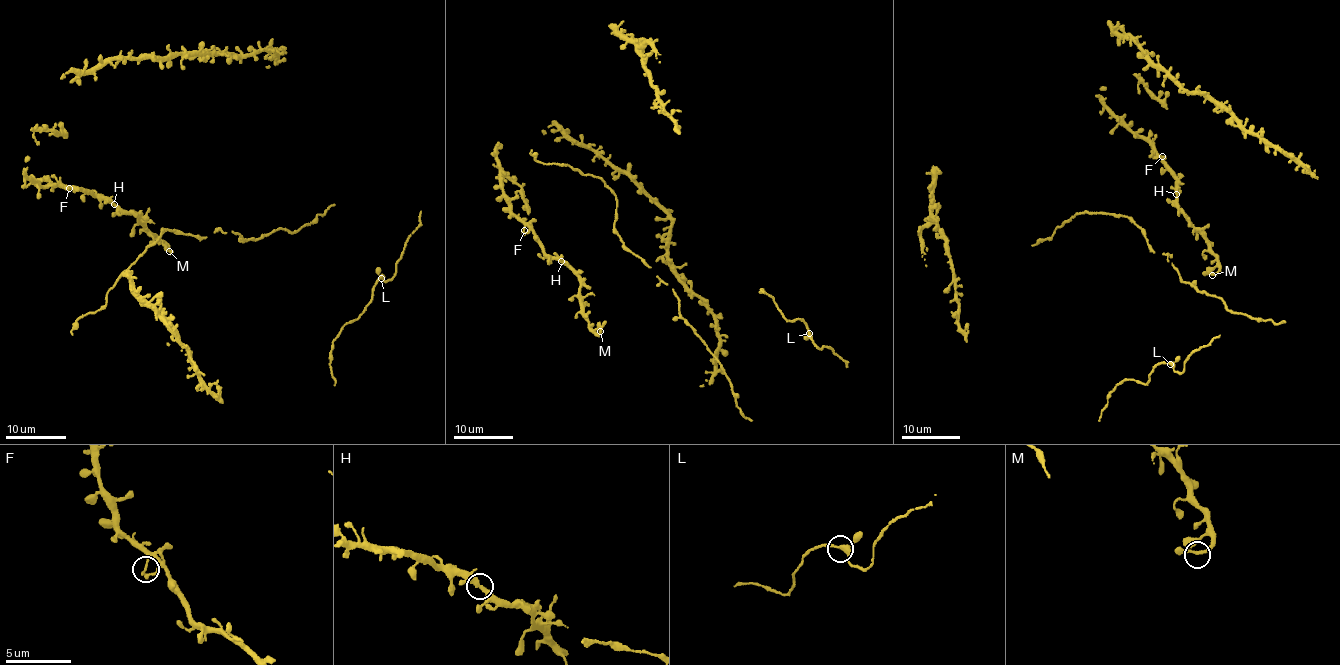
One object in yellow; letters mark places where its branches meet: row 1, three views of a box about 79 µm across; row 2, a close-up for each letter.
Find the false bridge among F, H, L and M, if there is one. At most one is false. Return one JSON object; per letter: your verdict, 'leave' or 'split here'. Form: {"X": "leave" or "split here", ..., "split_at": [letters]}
{"F": "leave", "H": "leave", "L": "leave", "M": "leave", "split_at": []}

